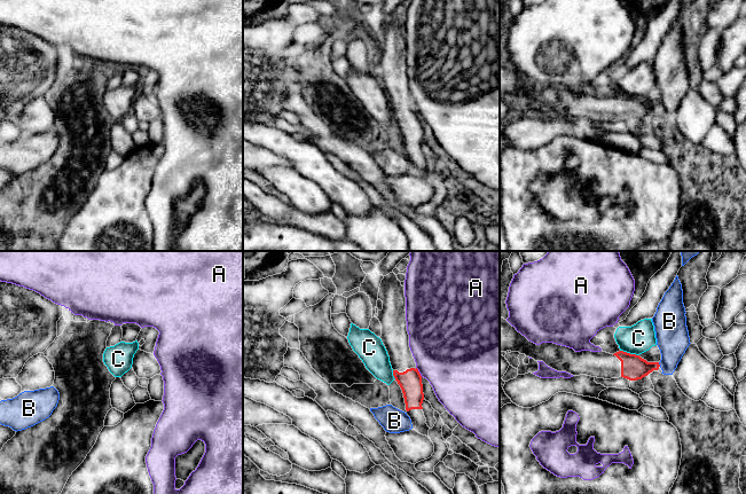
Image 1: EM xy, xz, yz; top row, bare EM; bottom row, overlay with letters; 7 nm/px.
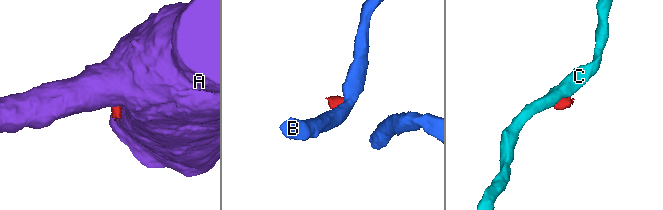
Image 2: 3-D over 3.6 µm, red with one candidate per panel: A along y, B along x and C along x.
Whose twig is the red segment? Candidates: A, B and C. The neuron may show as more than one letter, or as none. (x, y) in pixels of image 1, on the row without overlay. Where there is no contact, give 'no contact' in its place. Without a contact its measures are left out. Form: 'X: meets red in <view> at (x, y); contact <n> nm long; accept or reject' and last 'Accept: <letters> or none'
A: meets red in xz at (418, 115); contact 80 nm long; reject
B: meets red in yz at (659, 108); contact 40 nm long; reject
C: meets red in yz at (629, 96); contact 140 nm long; reject
Accept: none

